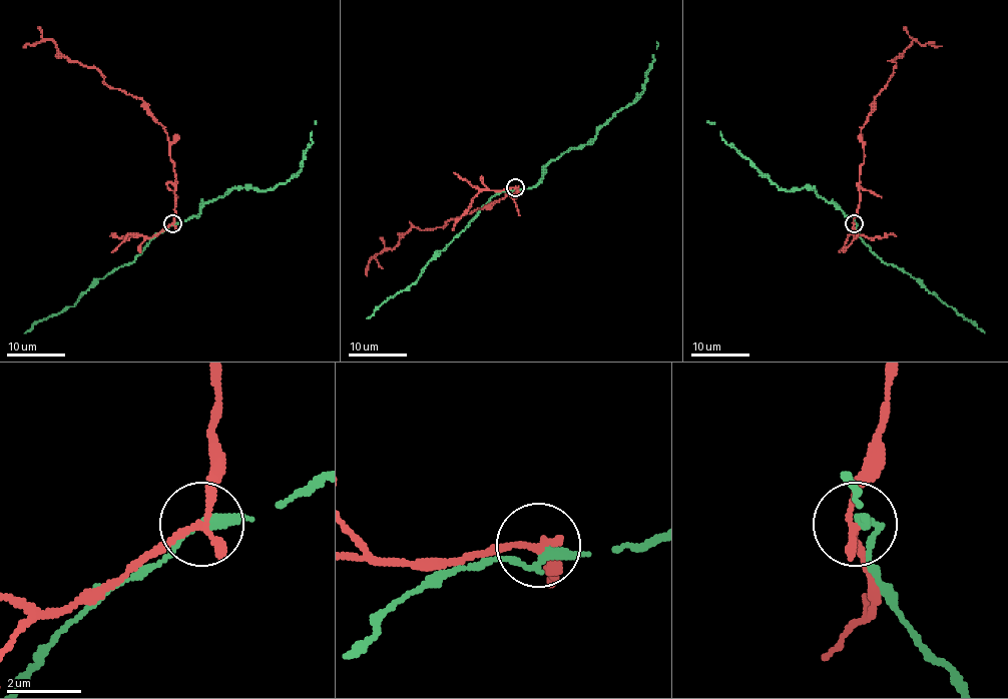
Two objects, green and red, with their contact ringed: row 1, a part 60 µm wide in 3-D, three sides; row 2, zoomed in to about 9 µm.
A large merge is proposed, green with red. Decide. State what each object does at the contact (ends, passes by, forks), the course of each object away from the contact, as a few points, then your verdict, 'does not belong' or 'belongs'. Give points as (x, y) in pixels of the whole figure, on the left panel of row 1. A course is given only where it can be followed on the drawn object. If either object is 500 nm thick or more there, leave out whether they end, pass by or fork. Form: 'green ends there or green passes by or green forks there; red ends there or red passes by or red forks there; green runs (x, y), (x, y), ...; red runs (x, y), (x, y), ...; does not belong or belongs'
green ends there; red passes by; green runs (173, 224), (198, 215), (204, 203), (233, 188), (272, 190), (285, 182), (302, 168), (315, 121); red runs (173, 224), (176, 174), (170, 141), (146, 104), (109, 87), (92, 66), (70, 60), (51, 40), (24, 46); does not belong

